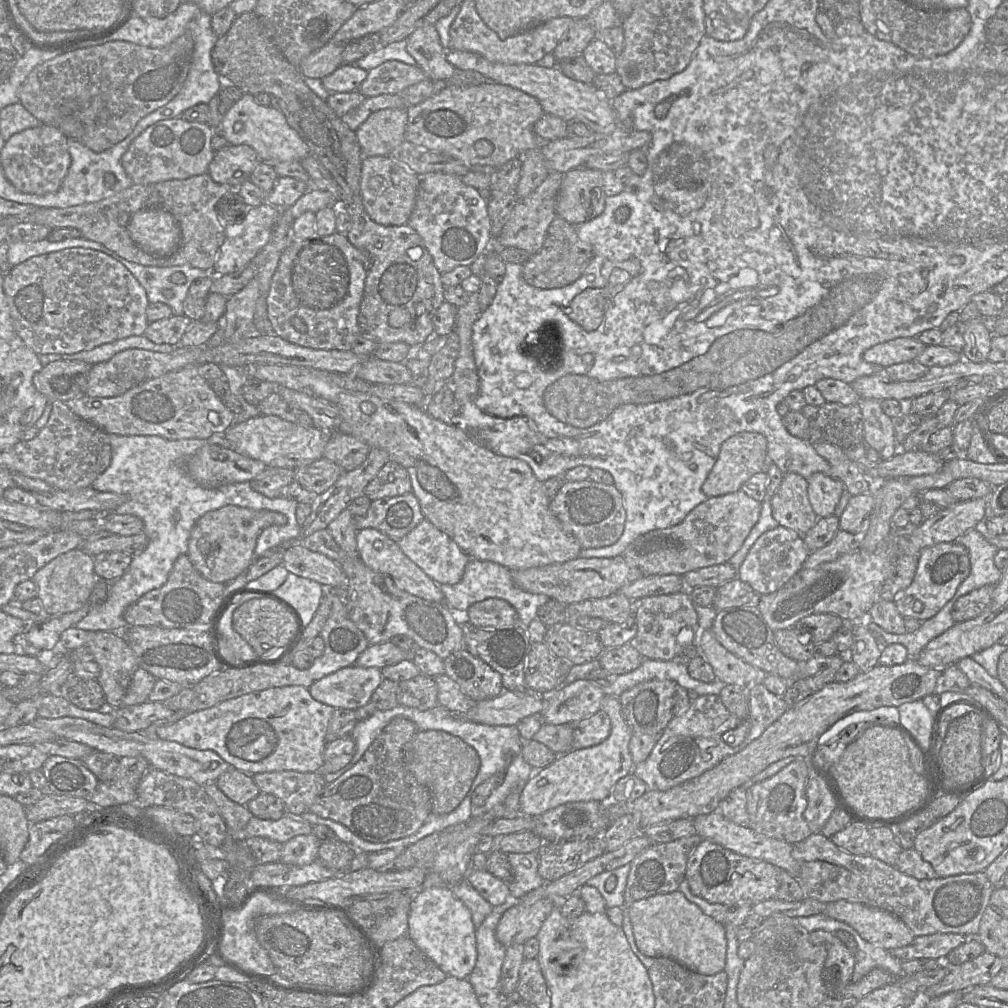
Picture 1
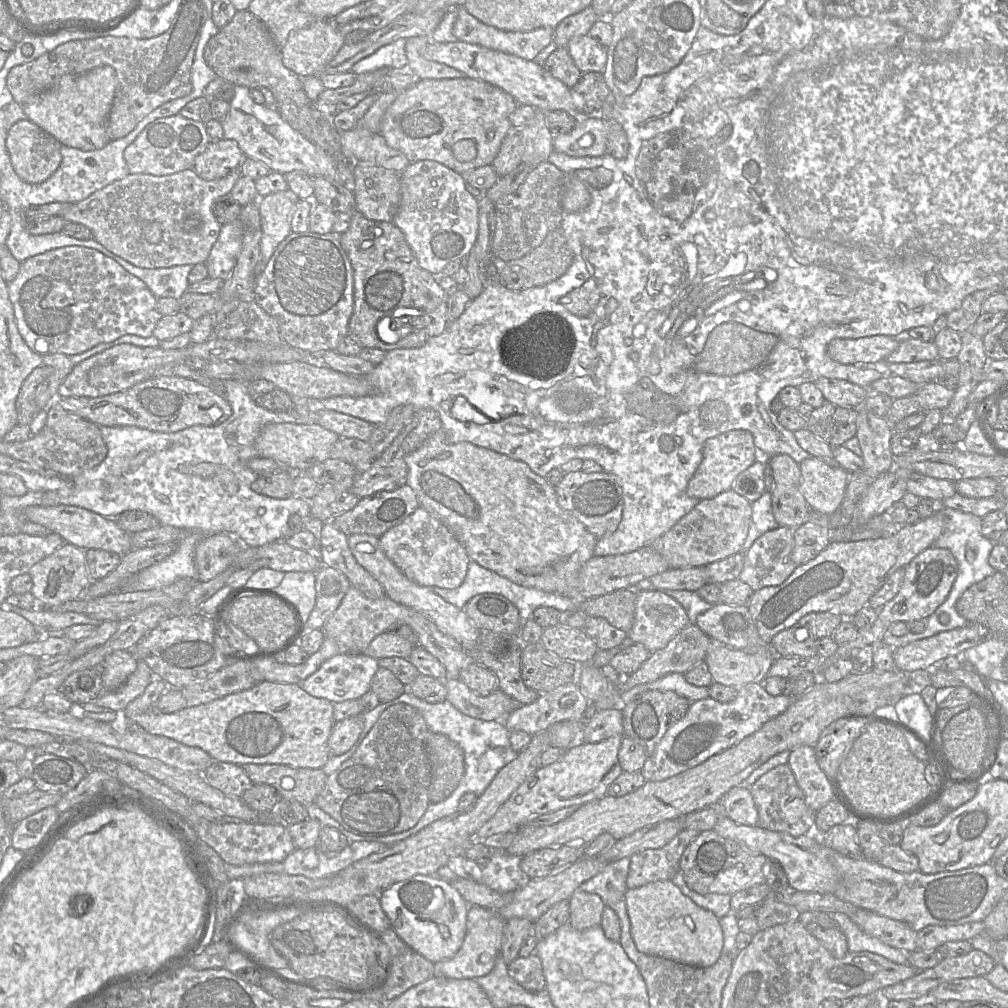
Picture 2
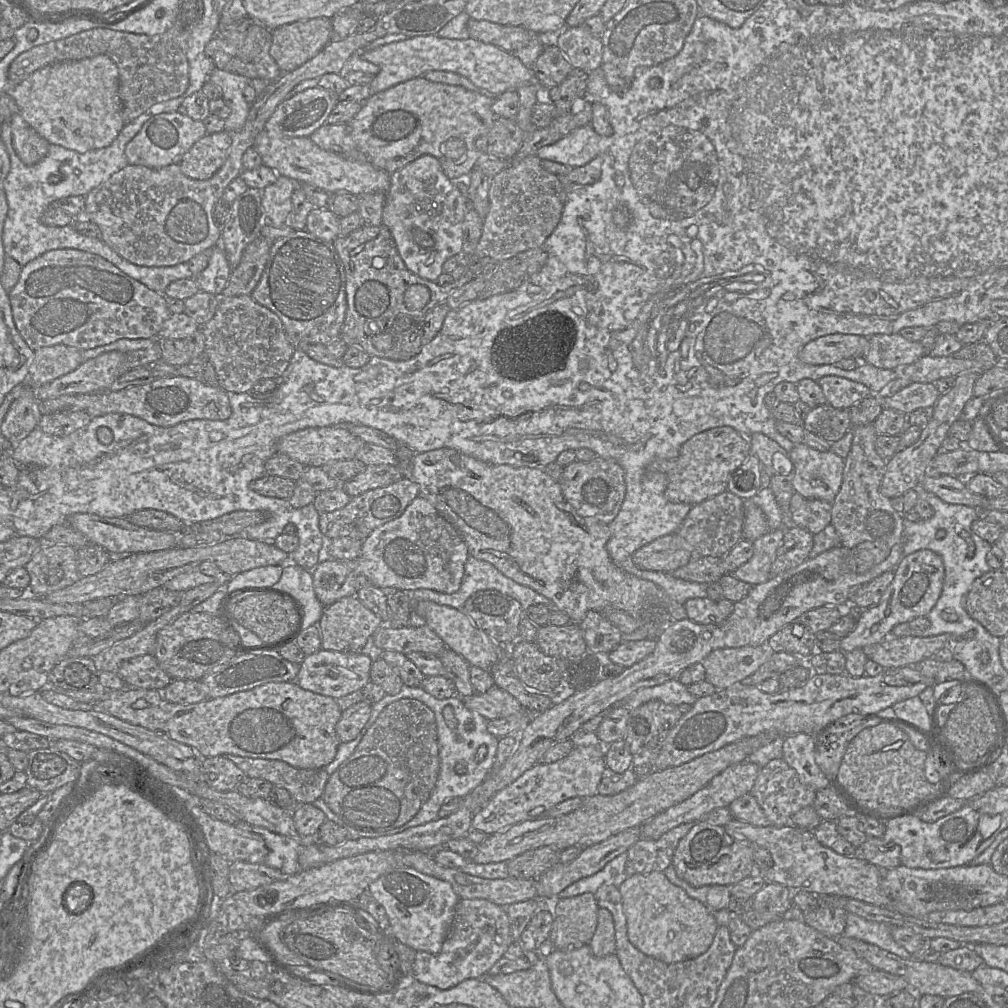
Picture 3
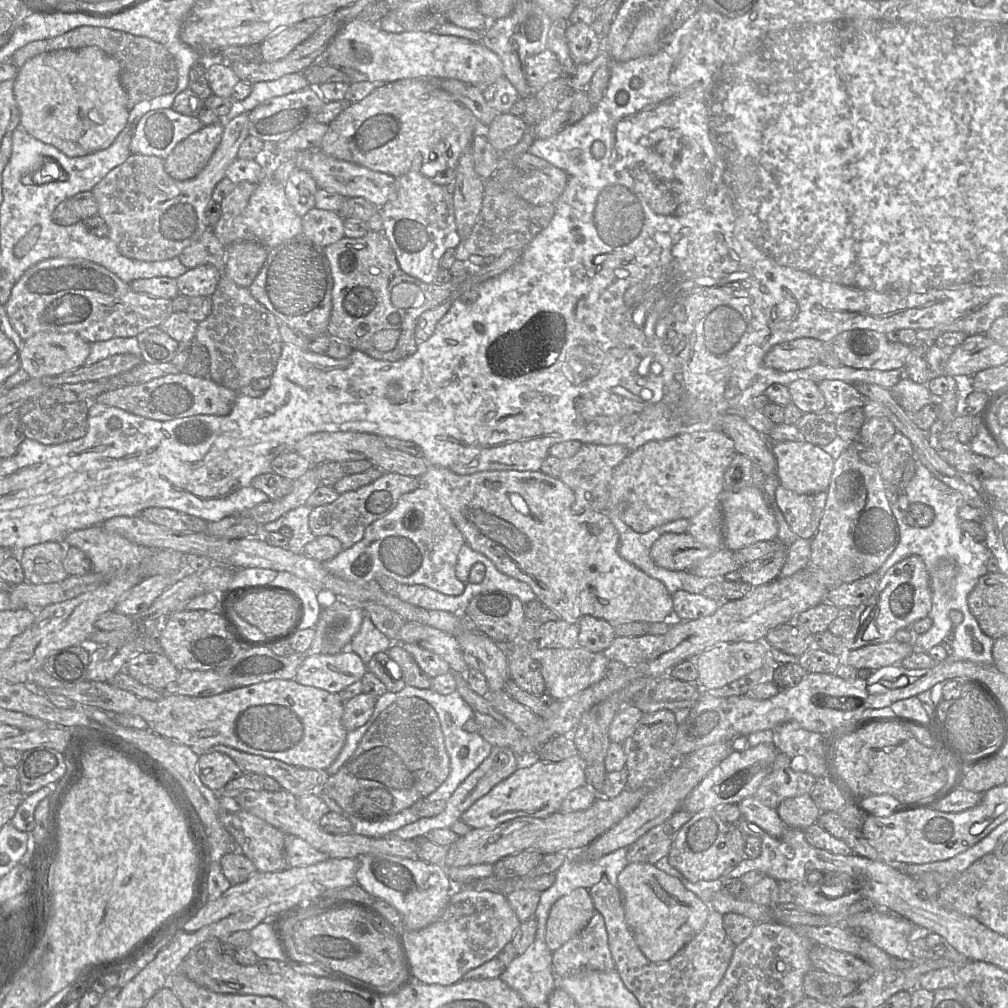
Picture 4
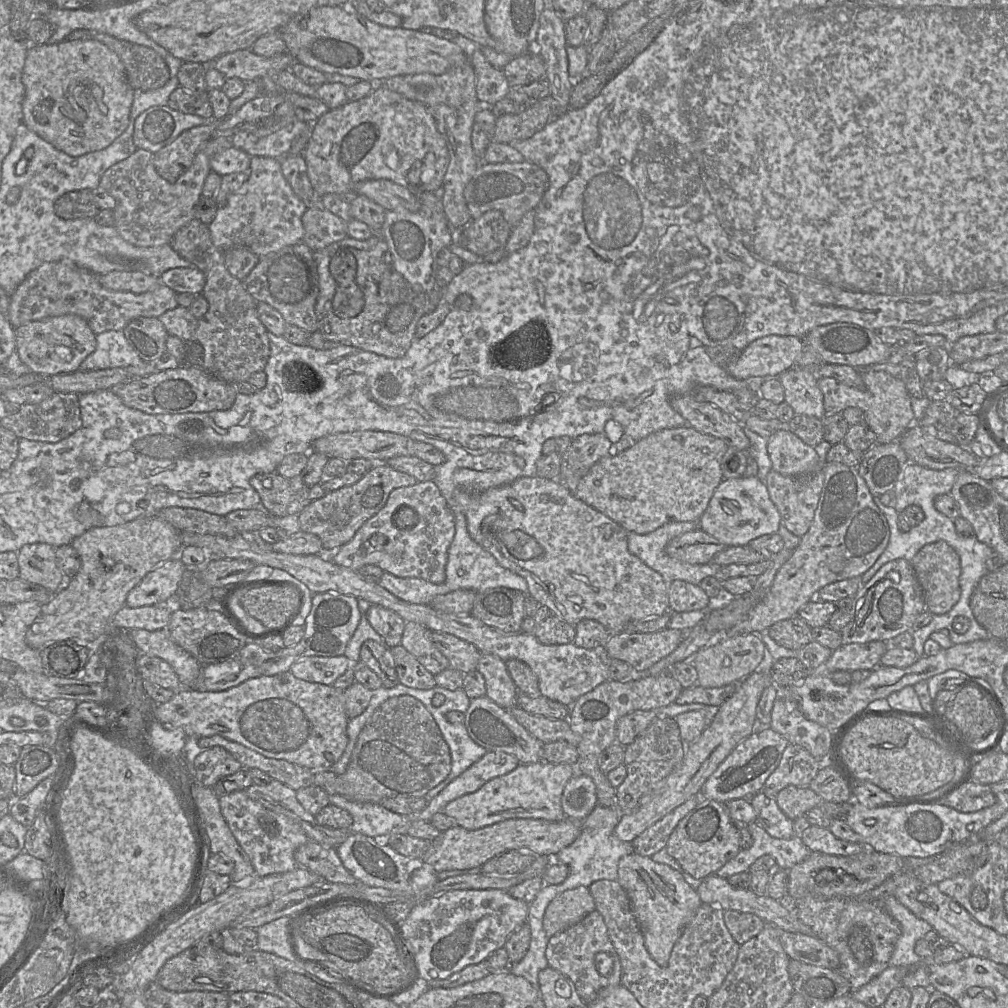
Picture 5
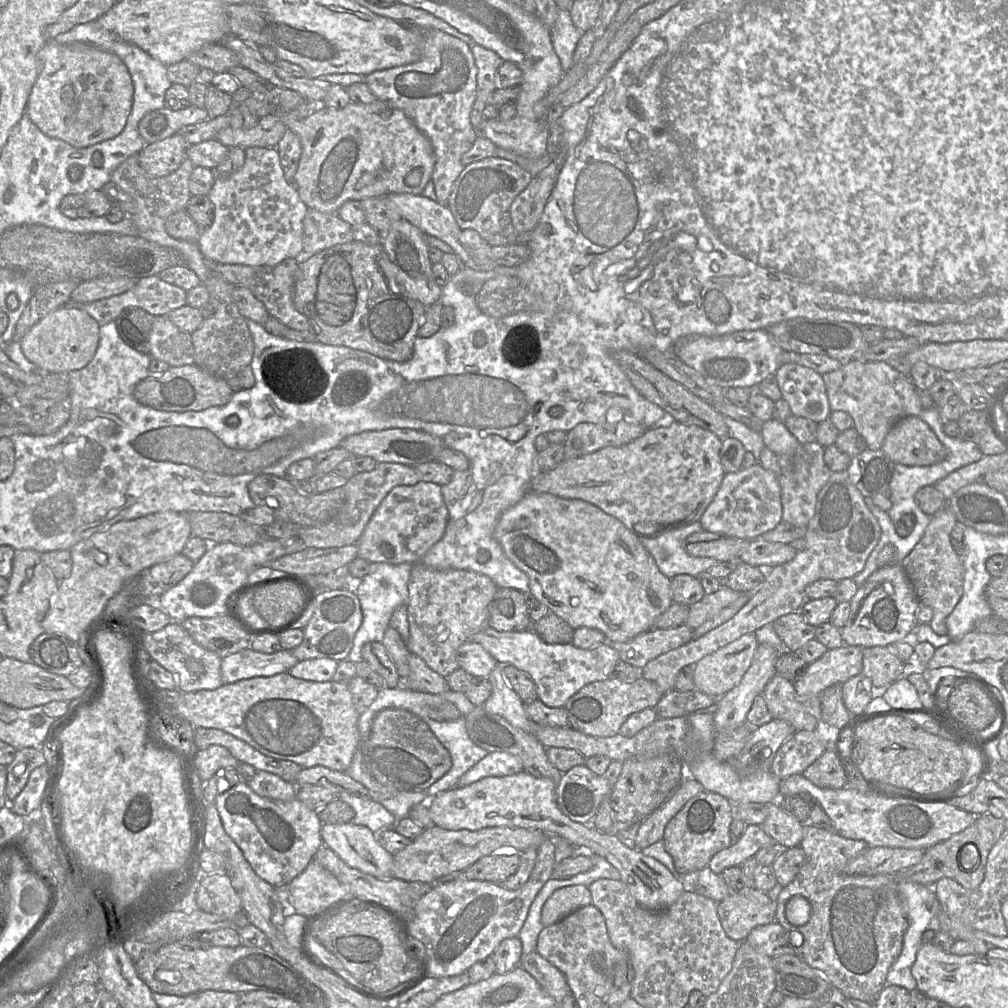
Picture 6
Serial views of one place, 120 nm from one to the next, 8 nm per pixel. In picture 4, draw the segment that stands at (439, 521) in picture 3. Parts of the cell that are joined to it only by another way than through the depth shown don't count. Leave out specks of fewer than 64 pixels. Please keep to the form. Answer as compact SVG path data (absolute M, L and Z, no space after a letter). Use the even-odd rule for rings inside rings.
M421 484L414 491L401 495L396 507L383 518L370 524L359 542L322 563L328 572L347 581L370 582L377 577L387 576L401 584L423 584L446 595L457 596L462 594L465 588L455 573L458 554L465 543L462 533L449 513L435 495Z

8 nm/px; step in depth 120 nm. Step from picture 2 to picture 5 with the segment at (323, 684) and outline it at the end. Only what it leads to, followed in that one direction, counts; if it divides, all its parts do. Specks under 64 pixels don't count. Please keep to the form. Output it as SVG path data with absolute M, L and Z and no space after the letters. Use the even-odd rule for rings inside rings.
M345 655L311 656L295 662L290 668L290 672L296 678L308 682L333 685L351 666L351 662Z

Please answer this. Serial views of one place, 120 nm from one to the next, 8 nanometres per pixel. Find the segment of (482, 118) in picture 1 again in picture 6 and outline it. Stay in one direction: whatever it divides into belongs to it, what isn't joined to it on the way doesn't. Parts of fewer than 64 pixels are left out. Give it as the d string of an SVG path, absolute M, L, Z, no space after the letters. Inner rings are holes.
M376 99L369 104L349 103L341 110L321 109L315 110L307 117L295 118L289 112L277 111L279 119L300 138L302 144L302 154L299 160L297 172L295 175L294 186L301 200L306 204L309 210L317 210L324 213L335 213L347 201L363 201L372 197L388 196L394 193L407 193L413 195L421 195L427 182L431 180L435 166L435 154L430 140L417 128L414 122L406 116L406 114L385 101ZM412 171L421 173L420 182L416 186L408 186L406 184L406 176Z

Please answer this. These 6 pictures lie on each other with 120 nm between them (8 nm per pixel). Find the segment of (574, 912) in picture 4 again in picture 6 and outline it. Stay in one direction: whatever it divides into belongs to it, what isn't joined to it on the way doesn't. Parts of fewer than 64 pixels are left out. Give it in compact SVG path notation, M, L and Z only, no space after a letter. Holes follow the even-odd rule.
M582 885L562 887L555 890L546 900L541 911L543 926L555 924L578 910L591 904L591 894Z

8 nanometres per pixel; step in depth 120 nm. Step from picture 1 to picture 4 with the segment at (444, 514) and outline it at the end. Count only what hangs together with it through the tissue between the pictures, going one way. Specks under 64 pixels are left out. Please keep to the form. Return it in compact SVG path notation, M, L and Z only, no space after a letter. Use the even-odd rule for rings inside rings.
M429 465L425 474L419 479L421 484L435 495L441 506L449 513L471 549L489 558L500 572L528 584L534 592L536 599L546 608L554 610L560 620L571 624L578 624L583 616L590 615L606 620L615 626L619 623L630 621L657 623L667 621L673 617L672 595L665 585L660 580L647 575L619 555L619 535L609 516L605 512L596 512L593 510L587 510L581 514L575 513L572 510L575 495L558 477L546 475L540 470L492 470L470 475L459 475L448 468Z

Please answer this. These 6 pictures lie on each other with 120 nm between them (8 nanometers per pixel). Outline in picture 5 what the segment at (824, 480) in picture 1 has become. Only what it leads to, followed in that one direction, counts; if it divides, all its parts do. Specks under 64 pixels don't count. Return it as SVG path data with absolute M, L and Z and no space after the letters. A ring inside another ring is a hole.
M787 429L779 430L767 439L767 451L771 460L772 470L782 475L803 475L821 470L820 457L814 447L805 444L799 437Z

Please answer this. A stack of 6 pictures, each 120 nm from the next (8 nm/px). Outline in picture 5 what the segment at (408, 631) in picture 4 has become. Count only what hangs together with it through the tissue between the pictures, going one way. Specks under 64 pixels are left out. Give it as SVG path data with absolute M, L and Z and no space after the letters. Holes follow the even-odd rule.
M431 632L431 641L448 659L449 668L464 674L477 670L482 653L471 643L444 632Z

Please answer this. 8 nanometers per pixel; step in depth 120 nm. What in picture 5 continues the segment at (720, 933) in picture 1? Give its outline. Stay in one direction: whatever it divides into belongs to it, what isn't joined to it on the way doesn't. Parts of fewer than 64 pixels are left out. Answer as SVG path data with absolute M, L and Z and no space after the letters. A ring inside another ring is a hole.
M635 853L620 859L617 881L628 895L648 953L656 964L665 966L682 930L702 904L697 892L668 865L654 862L650 857Z

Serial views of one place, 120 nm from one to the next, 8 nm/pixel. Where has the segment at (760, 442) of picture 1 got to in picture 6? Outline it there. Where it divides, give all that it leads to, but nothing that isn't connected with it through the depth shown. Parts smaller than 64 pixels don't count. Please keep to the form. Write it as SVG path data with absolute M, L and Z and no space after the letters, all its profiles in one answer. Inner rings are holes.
M678 421L646 430L640 437L619 447L605 447L593 453L565 459L554 469L536 472L529 491L550 493L566 499L581 499L617 518L640 537L653 537L665 531L698 522L717 493L725 470L720 460L722 440L711 431Z

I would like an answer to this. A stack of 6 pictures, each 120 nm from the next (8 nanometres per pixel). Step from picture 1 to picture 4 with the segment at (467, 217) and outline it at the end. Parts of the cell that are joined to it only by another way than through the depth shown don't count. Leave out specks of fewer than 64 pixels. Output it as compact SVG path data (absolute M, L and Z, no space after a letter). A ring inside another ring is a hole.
M417 155L410 171L396 178L396 196L382 207L377 208L381 215L383 230L395 253L400 268L408 275L430 284L434 283L439 272L439 262L443 254L449 249L455 249L461 242L457 232L455 212L453 205L453 183L440 186L420 173L422 166L422 156Z

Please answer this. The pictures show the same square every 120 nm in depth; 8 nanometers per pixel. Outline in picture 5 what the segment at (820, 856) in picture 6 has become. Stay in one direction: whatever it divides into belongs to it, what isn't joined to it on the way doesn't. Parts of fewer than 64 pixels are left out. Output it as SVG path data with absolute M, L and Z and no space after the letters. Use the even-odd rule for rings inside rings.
M801 816L796 823L796 835L813 853L851 856L861 853L866 847L861 843L847 842L835 837L828 828L812 826ZM804 897L795 901L790 913L811 927L813 936L838 954L840 964L837 971L849 981L851 991L867 984L889 966L895 944L901 935L899 923L877 902L843 897Z

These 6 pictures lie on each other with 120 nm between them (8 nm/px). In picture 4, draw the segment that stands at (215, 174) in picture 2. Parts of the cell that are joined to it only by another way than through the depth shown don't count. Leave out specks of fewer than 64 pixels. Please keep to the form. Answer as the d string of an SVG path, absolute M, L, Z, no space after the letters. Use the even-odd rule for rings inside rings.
M221 119L212 125L203 126L180 141L164 159L166 172L179 181L197 176L219 145L224 123L225 119Z

